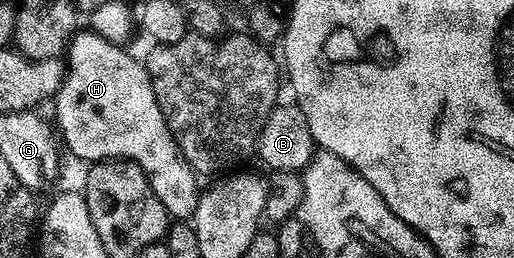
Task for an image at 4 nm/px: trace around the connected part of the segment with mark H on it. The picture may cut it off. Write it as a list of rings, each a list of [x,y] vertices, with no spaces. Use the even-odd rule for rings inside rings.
[[[80,30],[67,44],[65,52],[65,71],[63,84],[53,96],[55,103],[55,123],[64,148],[68,147],[79,159],[87,159],[88,164],[102,163],[117,159],[130,159],[145,173],[153,193],[165,205],[168,216],[175,221],[187,221],[197,209],[201,192],[197,172],[185,161],[153,93],[151,78],[146,66],[139,63],[120,44],[105,41],[96,31]]]

